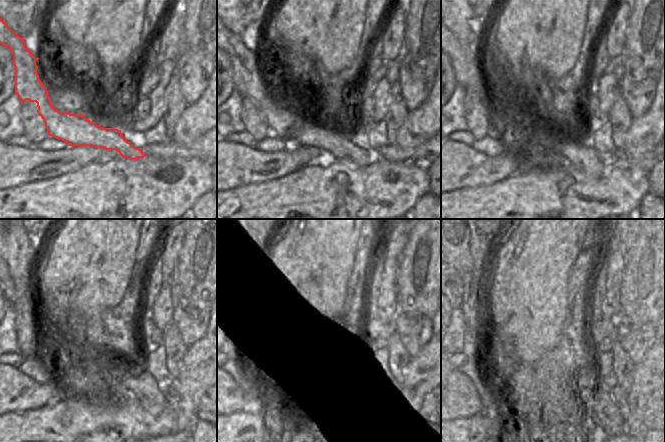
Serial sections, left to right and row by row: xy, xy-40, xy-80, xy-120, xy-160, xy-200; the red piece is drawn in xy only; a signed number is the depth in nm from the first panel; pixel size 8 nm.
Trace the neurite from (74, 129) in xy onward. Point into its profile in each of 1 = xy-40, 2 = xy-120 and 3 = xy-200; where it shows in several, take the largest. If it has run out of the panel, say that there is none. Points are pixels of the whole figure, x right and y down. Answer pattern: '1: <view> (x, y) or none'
1: xy-40 (249, 77)
2: xy-120 (131, 382)
3: xy-200 (603, 411)

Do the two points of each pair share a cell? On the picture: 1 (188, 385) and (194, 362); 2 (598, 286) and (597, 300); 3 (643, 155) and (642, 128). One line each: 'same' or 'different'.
1: same
2: same
3: same

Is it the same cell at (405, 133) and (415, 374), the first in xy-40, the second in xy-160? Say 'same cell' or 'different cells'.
same cell

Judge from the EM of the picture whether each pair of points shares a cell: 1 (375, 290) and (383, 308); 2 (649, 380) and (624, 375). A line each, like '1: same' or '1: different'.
1: different
2: different

